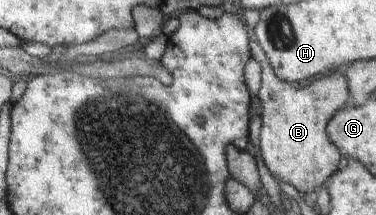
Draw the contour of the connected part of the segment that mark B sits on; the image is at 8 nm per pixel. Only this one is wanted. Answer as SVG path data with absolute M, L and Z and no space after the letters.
M251 38L249 42L251 58L260 65L261 81L256 98L259 100L258 114L260 115L261 126L259 131L259 151L260 158L266 166L270 176L280 182L290 184L300 195L307 192L316 192L323 187L329 176L336 171L336 165L340 160L340 151L329 141L325 133L325 126L328 119L349 101L349 92L346 79L340 74L339 70L328 72L312 80L308 86L294 86L289 82L279 79L272 70L264 51L260 45Z

